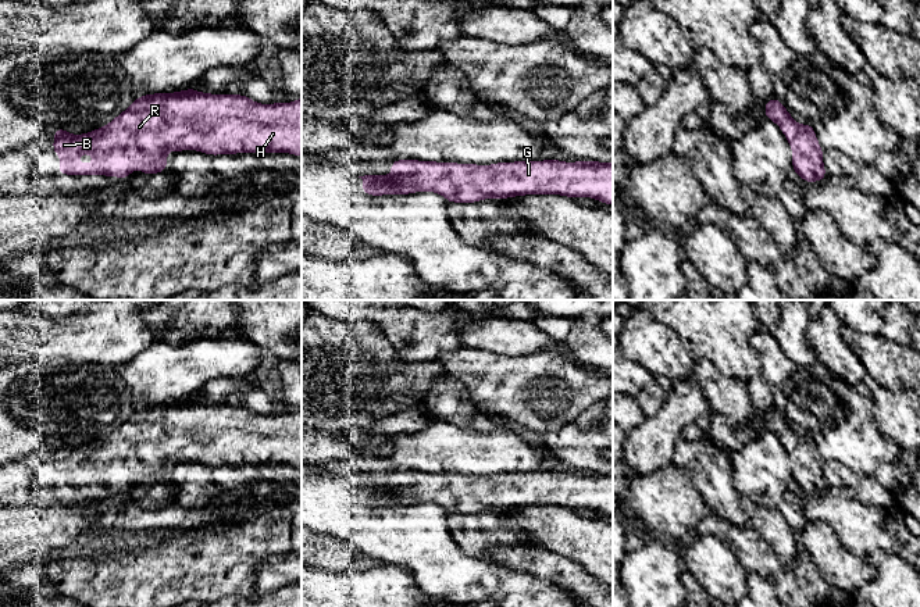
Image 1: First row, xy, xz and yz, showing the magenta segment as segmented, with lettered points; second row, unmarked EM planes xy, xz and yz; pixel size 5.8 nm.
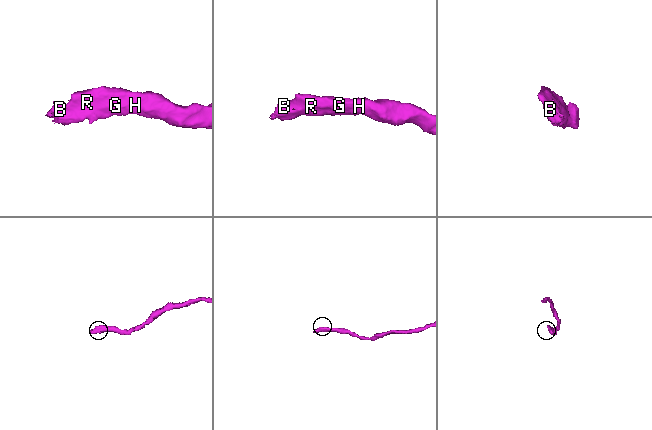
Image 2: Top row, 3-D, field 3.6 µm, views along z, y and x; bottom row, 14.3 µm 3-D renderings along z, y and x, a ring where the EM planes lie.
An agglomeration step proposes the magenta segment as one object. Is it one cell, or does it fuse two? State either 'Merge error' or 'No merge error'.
No merge error

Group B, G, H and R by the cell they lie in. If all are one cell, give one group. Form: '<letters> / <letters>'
B G H R

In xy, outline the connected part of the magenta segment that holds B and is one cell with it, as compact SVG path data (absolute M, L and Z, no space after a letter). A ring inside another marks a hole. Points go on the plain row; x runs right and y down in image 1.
M195 399L172 404L151 404L133 410L125 422L103 439L76 447L60 438L53 449L51 460L63 469L58 475L58 486L104 486L128 490L132 482L142 481L149 488L167 483L167 461L196 461L208 467L289 464L302 468L302 408L290 414L260 415L245 406L213 406L197 403ZM83 464L93 465L95 472L92 475L79 475L76 468Z

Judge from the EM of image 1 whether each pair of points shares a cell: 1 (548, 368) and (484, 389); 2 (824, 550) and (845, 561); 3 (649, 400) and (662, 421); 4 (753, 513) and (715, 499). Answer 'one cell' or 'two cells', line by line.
1: one cell
2: one cell
3: two cells
4: two cells

